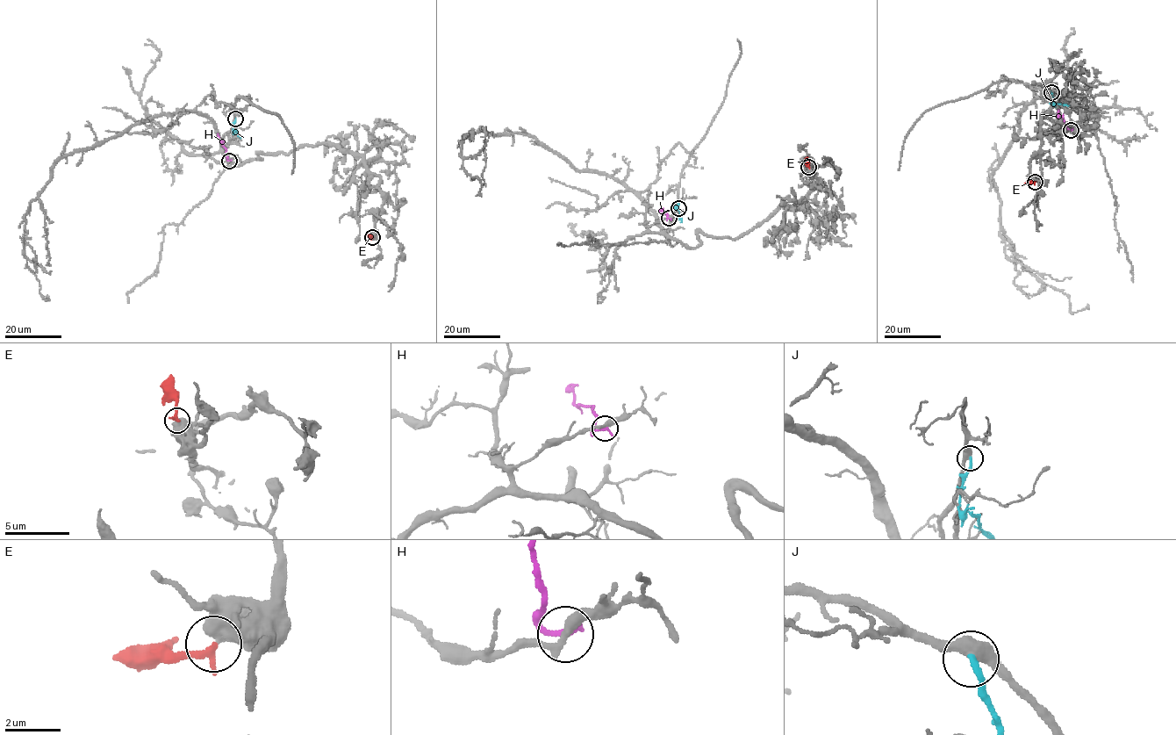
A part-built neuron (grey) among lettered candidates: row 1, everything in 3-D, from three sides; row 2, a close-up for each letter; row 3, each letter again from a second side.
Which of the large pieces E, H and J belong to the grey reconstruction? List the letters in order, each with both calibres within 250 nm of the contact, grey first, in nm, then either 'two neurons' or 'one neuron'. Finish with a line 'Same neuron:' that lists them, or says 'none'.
E: 750 nm thick on the grey side, 280 nm on the other; two neurons
H: 320 nm thick on the grey side, 240 nm on the other; two neurons
J: 480 nm thick on the grey side, 220 nm on the other; two neurons
Same neuron: none

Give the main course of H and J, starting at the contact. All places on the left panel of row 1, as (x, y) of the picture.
H: (229, 160), (217, 133)
J: (235, 119), (233, 130), (240, 138)

